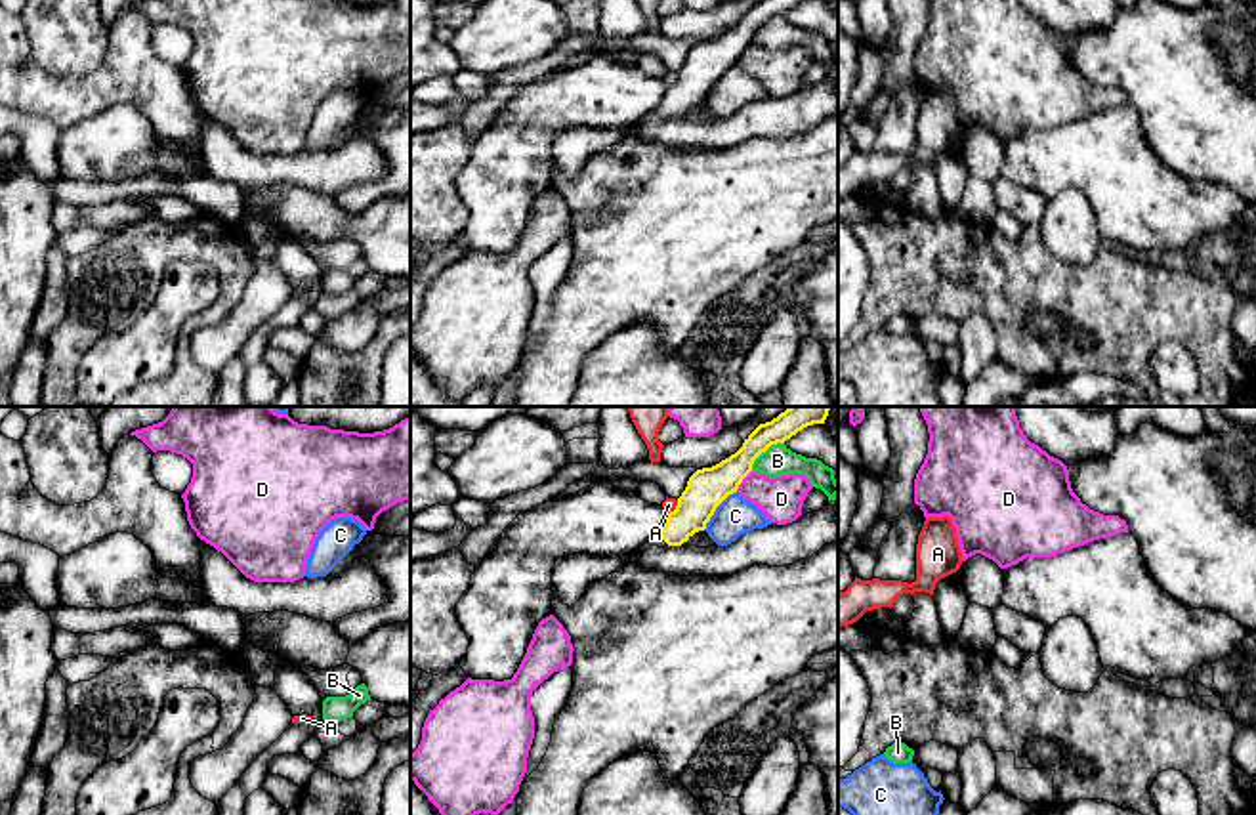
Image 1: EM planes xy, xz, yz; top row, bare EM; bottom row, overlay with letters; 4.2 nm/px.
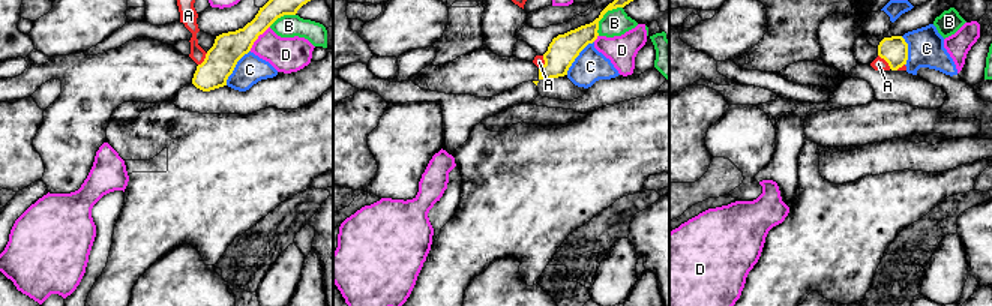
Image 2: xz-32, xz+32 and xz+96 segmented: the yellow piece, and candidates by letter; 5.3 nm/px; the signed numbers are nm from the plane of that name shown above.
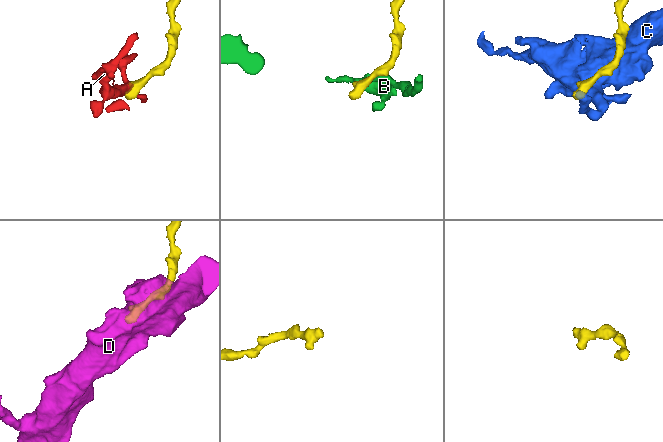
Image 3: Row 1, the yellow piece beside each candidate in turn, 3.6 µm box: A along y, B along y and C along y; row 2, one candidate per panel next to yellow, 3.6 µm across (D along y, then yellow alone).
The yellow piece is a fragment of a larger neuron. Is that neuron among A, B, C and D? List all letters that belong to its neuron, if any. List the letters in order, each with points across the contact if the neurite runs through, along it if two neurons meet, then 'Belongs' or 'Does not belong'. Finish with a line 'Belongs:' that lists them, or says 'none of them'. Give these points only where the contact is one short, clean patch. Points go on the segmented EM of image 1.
A: Boundary: xz (678, 501), (669, 514). Does not belong
B: Boundary: xz (783, 441), (772, 443), (754, 460), (751, 470). Does not belong
C: Does not belong
D: Does not belong
Belongs: none of them

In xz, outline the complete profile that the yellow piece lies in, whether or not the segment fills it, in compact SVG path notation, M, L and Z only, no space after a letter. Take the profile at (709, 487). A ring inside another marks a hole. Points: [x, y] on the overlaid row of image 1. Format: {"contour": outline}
{"contour": "M788 407L771 422L760 424L743 443L743 447L712 468L697 470L678 506L668 513L659 536L645 542L641 548L624 555L588 555L573 554L555 561L552 573L552 592L563 605L575 605L586 588L609 576L624 563L638 563L649 546L664 548L681 546L695 533L704 531L716 508L733 492L743 479L752 471L754 460L771 445L785 443L798 431L813 424L825 424L830 407Z"}

